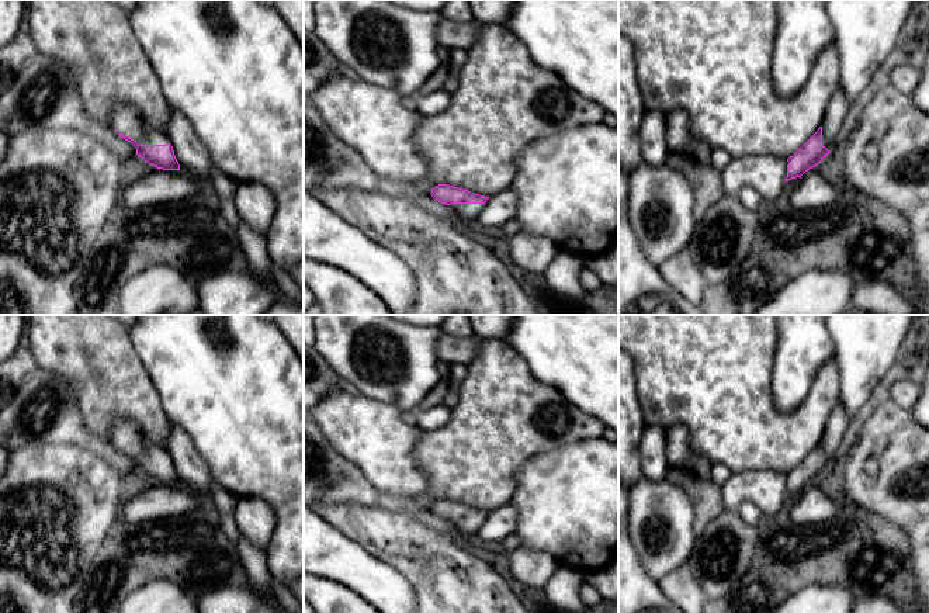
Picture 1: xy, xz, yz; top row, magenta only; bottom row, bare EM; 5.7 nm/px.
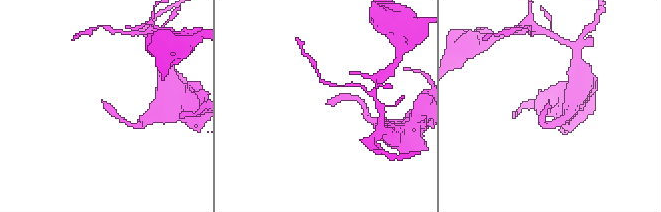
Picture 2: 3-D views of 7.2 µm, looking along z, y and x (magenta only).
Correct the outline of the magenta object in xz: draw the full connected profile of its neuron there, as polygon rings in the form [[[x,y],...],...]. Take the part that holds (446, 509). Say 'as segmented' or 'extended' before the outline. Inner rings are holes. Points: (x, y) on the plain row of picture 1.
extended; [[[448,499],[436,501],[430,509],[436,516],[448,520],[468,537],[476,533],[489,513]]]

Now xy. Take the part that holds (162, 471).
extended; [[[119,416],[110,429],[114,446],[136,463],[136,470],[153,482],[180,485],[173,461],[162,446],[149,440],[129,419]]]

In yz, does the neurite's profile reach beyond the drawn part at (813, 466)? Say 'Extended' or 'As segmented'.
Extended

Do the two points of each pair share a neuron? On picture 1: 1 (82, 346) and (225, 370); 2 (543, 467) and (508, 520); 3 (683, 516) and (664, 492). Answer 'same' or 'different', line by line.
1: different
2: different
3: same

